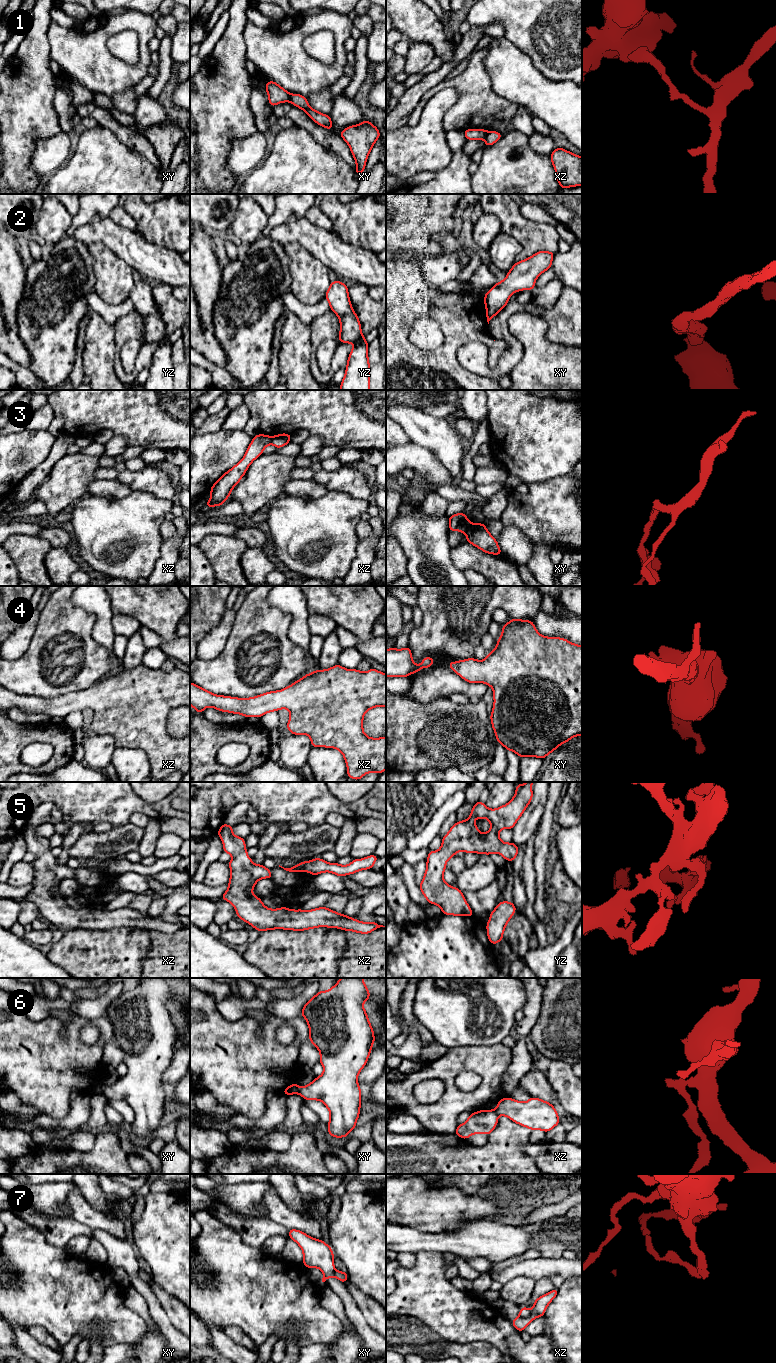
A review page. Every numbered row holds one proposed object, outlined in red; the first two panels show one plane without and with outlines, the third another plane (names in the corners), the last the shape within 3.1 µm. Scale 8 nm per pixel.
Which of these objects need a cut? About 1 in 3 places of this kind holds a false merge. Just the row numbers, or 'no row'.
1, 3, 6, 7

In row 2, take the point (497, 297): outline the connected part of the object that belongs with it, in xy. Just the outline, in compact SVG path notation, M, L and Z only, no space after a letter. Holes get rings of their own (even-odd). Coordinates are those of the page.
M539 251L514 264L506 278L495 284L484 296L488 324L506 306L514 292L533 290L536 279L551 268L553 257L554 252Z

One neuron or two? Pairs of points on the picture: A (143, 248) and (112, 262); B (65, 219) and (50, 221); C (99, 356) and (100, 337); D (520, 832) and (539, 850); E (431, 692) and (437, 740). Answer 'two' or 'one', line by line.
A: two
B: one
C: one
D: two
E: two

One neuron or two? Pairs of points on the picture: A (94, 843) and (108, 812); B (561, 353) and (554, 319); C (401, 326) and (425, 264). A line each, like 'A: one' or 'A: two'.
A: two
B: two
C: two

